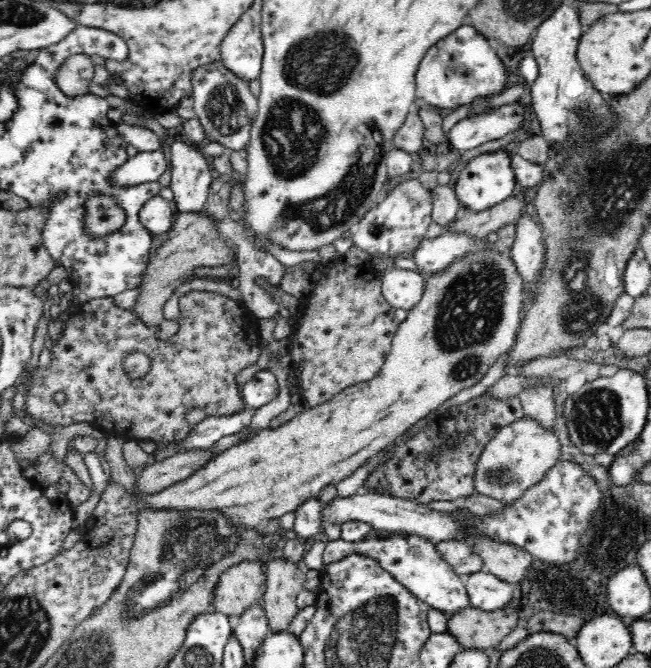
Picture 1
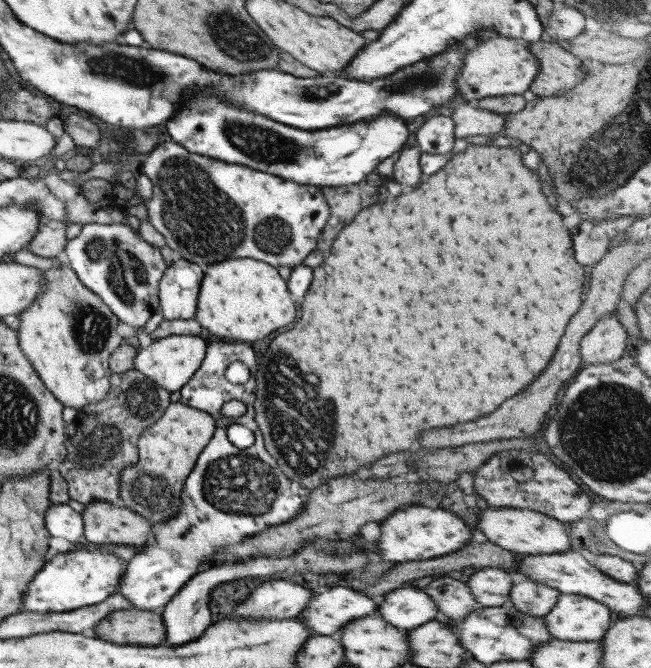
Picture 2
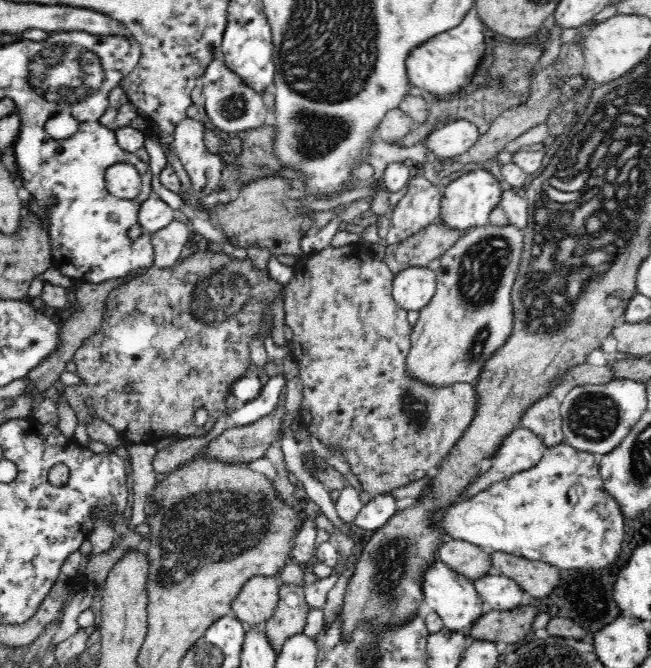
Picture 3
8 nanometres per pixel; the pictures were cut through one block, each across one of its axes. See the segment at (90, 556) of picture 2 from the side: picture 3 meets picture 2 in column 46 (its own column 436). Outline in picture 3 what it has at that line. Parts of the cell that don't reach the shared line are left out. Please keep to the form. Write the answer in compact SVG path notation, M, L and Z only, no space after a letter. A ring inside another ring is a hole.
M434 561L427 566L422 579L422 592L424 602L440 616L444 626L458 633L465 633L471 629L476 620L485 613L485 606L481 596L475 589L472 580L462 576L460 573L453 571L443 562Z

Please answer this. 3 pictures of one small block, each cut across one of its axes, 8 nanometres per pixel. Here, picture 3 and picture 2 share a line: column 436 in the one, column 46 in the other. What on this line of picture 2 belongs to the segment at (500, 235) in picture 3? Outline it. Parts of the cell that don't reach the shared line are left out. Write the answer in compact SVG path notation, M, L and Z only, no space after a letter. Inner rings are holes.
M58 257L62 268L46 270L45 291L18 315L19 326L16 330L21 351L32 363L34 370L42 379L45 387L55 396L64 407L74 407L78 411L86 404L102 400L111 385L111 370L109 369L110 355L123 342L118 334L119 318L110 310L104 301L94 294L85 284L82 284L74 270L69 268L66 258Z

